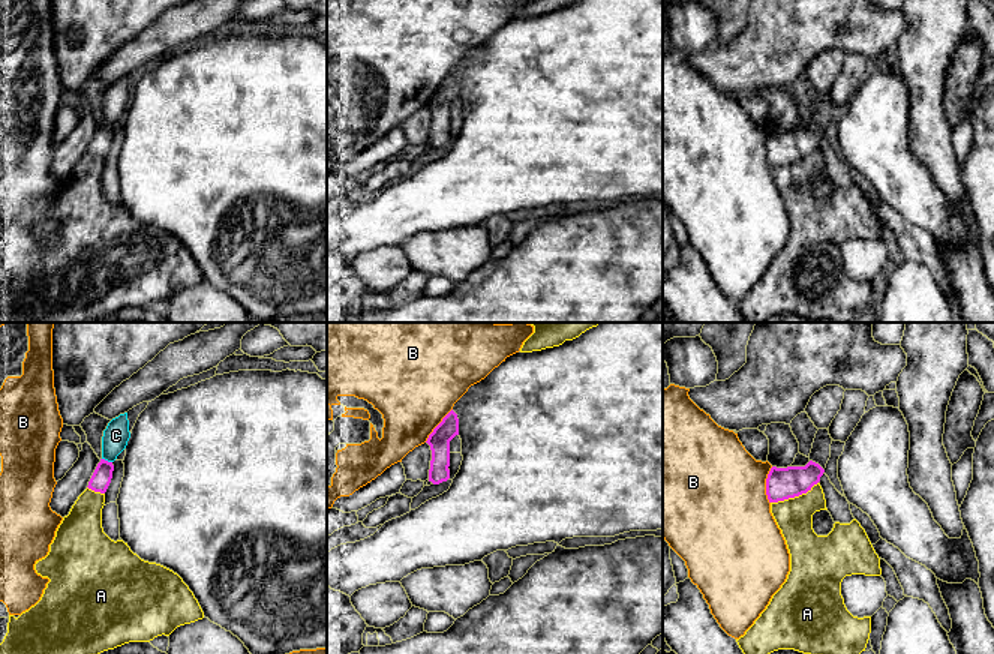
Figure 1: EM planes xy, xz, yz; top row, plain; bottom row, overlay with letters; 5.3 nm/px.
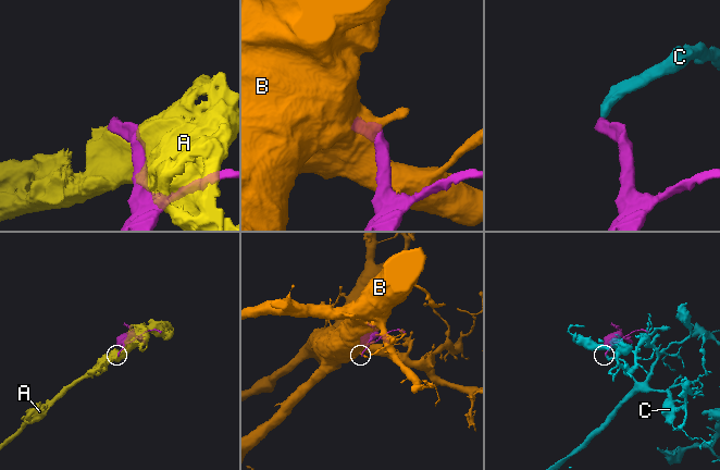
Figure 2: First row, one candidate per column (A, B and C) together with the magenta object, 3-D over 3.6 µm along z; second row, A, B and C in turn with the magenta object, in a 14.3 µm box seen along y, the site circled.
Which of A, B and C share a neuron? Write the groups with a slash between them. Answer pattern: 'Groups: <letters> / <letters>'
Groups: A / B / C

